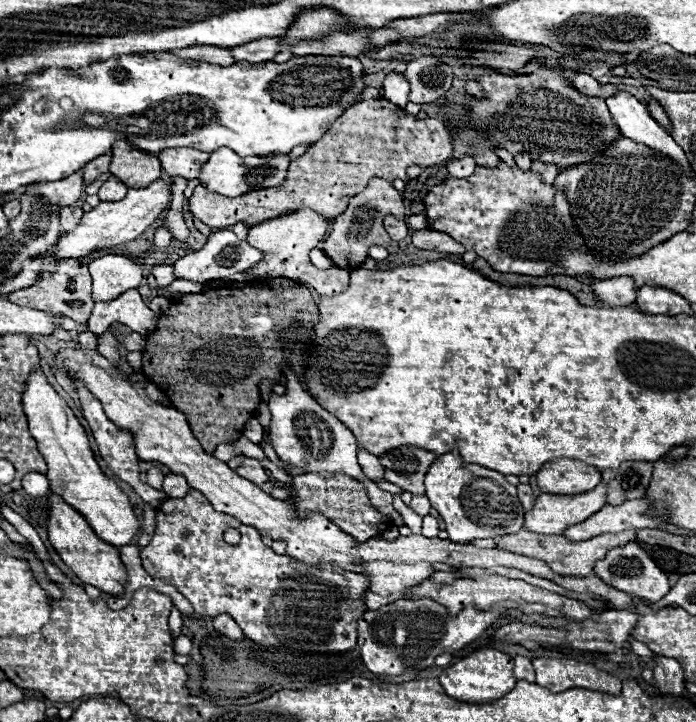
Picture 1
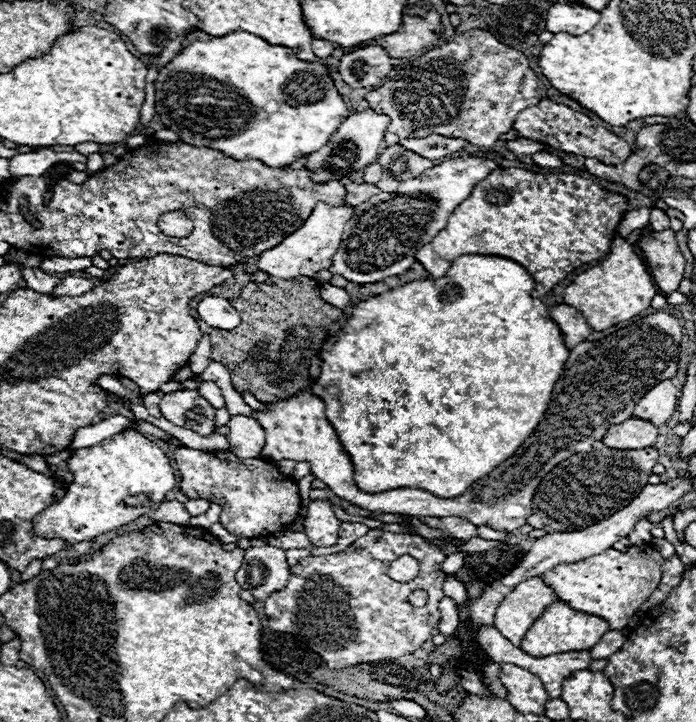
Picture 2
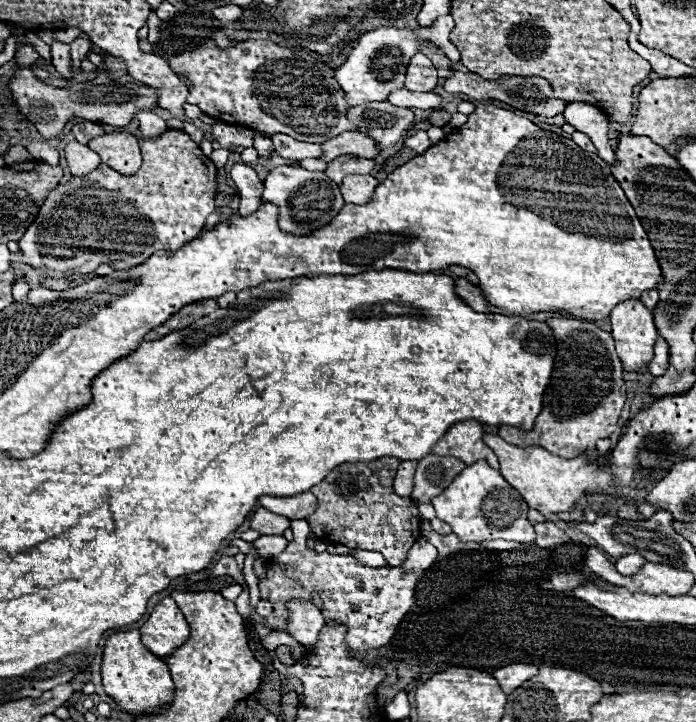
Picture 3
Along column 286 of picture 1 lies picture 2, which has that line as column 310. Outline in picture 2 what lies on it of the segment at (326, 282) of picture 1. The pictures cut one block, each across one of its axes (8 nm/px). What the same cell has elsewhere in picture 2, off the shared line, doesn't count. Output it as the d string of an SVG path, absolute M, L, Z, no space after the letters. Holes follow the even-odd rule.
M318 202L312 210L312 214L308 216L308 220L296 230L292 232L288 238L284 238L278 246L266 250L264 254L258 256L258 268L270 276L280 276L280 278L292 278L292 276L308 276L314 278L316 272L320 270L328 270L332 266L330 258L336 254L340 240L342 240L342 230L348 222L348 218L352 218L354 208L348 204L342 206L328 206L324 202Z

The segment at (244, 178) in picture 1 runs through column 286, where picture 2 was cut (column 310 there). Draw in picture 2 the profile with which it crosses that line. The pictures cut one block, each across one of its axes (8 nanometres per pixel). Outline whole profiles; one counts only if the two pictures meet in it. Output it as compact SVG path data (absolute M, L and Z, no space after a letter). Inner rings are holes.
M372 108L358 110L350 114L330 136L330 140L316 152L308 156L306 168L314 170L312 180L314 182L326 182L326 180L340 180L346 174L362 172L368 164L376 160L376 156L382 150L382 140L386 134L386 126L390 124L390 118L386 114L378 114Z

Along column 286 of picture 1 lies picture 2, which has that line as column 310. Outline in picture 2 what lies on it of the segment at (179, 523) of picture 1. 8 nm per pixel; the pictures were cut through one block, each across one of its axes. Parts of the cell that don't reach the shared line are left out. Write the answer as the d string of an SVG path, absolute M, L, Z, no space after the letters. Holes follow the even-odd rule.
M370 530L368 534L360 536L354 544L346 550L330 554L330 556L308 556L296 566L292 566L292 578L280 594L272 594L272 598L264 600L264 612L268 616L268 626L274 632L288 632L298 634L306 644L324 658L328 668L340 670L364 662L380 662L380 660L394 660L406 654L414 654L430 636L440 620L438 602L444 596L442 584L446 574L442 572L440 564L444 562L446 552L438 546L428 544L422 536L410 534L394 534L386 530ZM402 554L412 554L418 564L420 572L410 582L396 582L388 576L390 564L400 558ZM416 588L424 588L428 592L428 602L424 608L414 608L408 602L408 594Z

